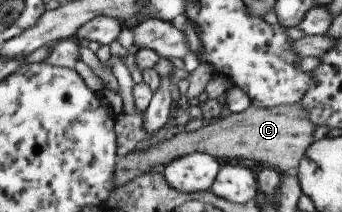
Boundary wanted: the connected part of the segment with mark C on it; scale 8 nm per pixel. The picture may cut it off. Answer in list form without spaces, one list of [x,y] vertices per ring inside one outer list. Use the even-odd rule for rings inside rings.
[[[300,103],[275,107],[255,107],[248,105],[246,110],[230,113],[217,122],[201,126],[198,130],[185,133],[182,131],[171,139],[155,146],[142,144],[123,158],[118,158],[114,167],[114,188],[126,184],[138,175],[142,175],[156,164],[166,166],[171,160],[190,153],[206,153],[219,161],[220,158],[247,158],[272,167],[281,174],[295,172],[304,151],[312,144],[314,125],[309,121],[307,112]]]

